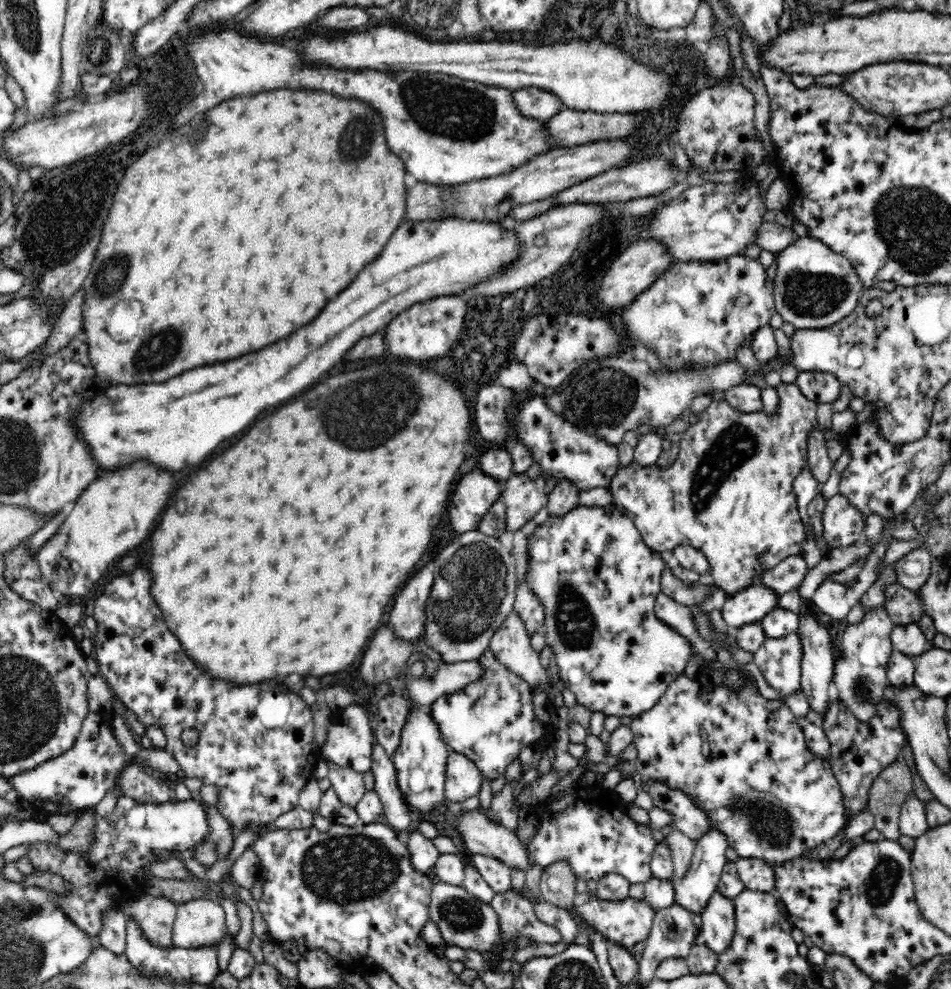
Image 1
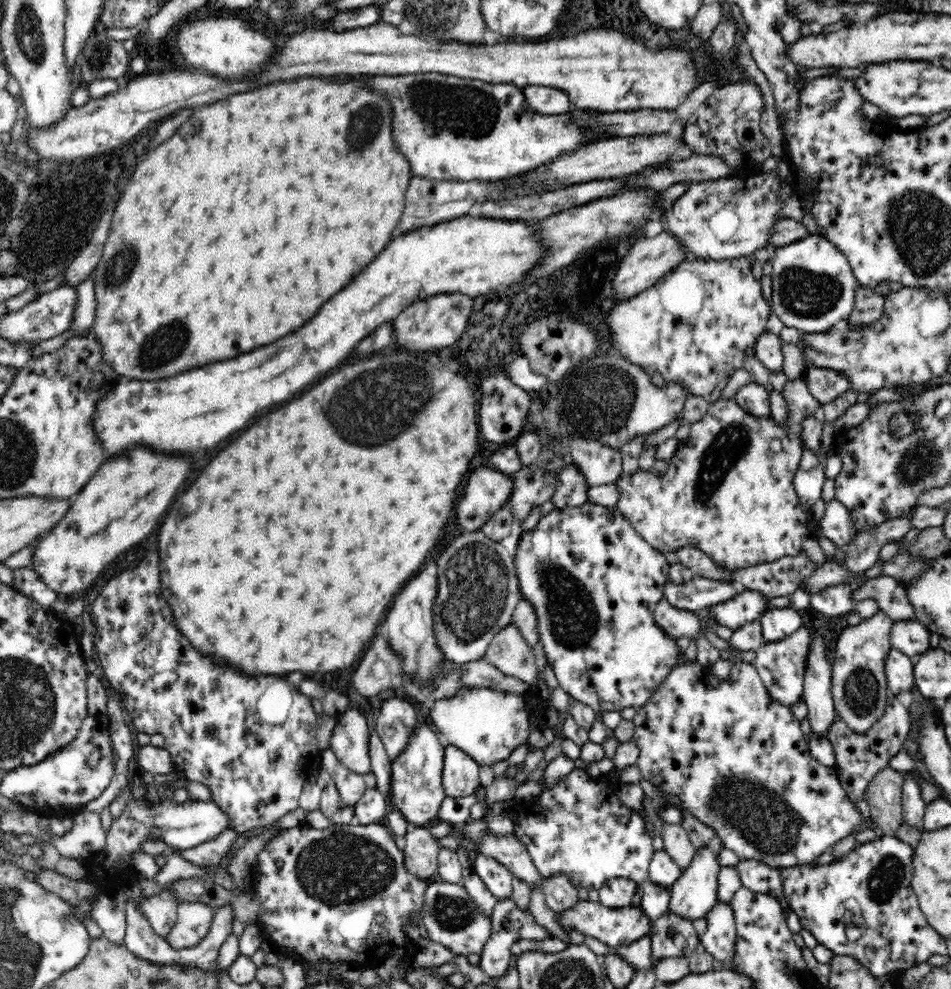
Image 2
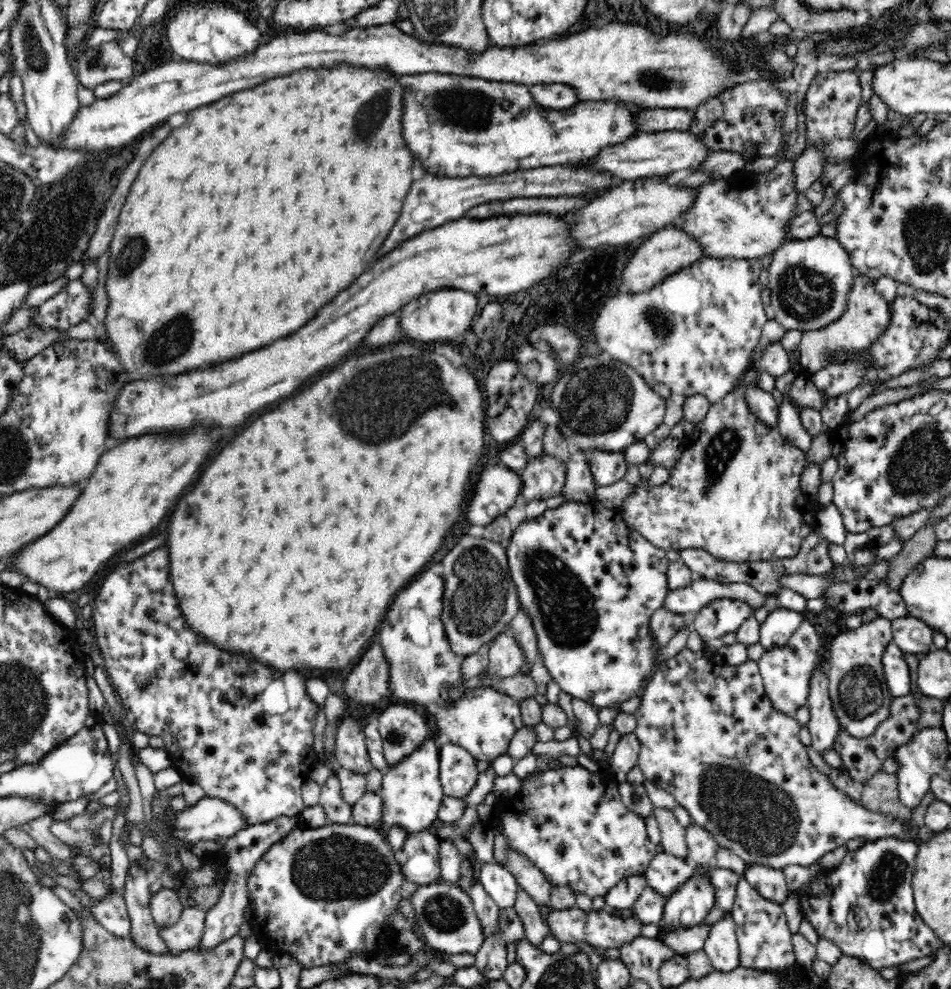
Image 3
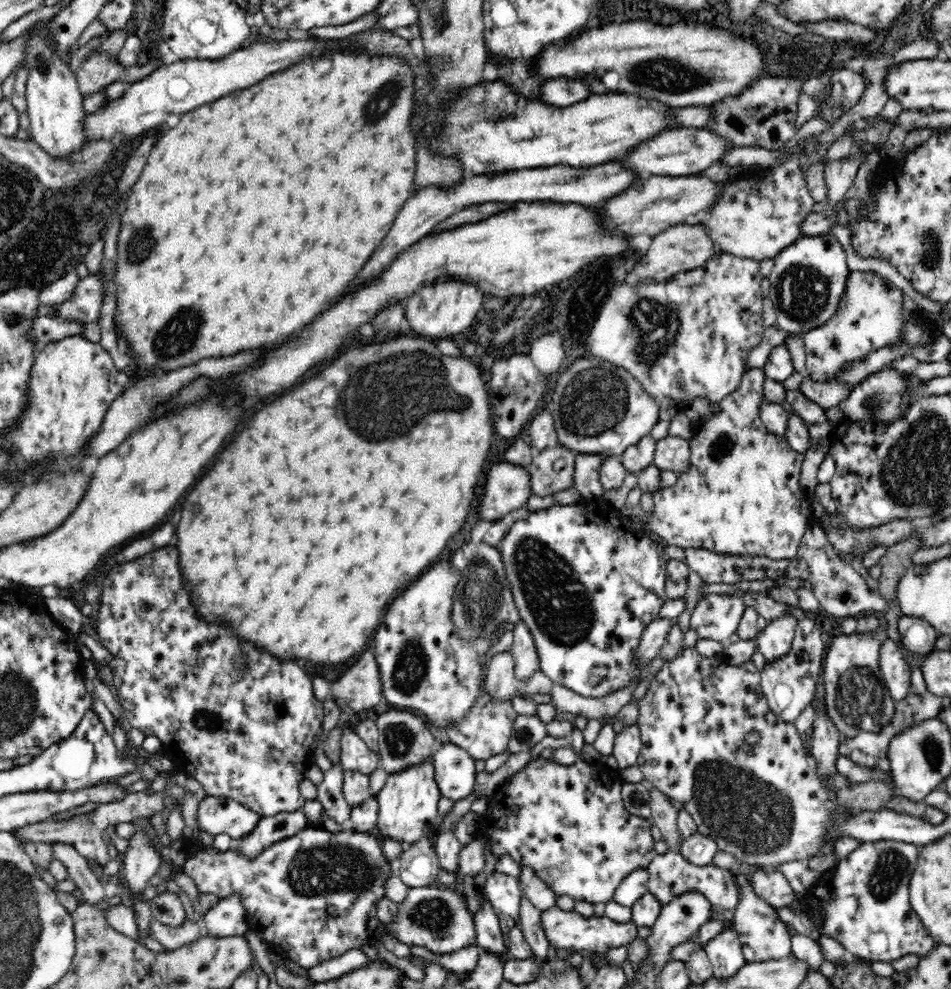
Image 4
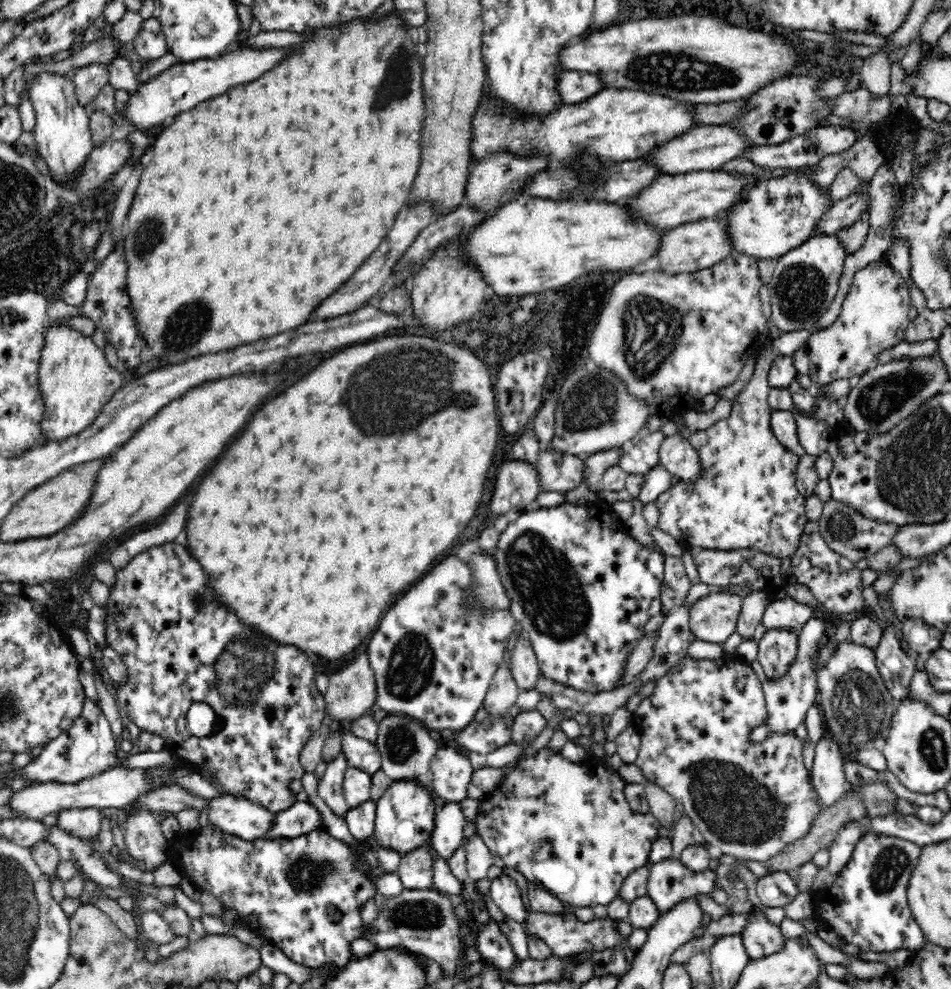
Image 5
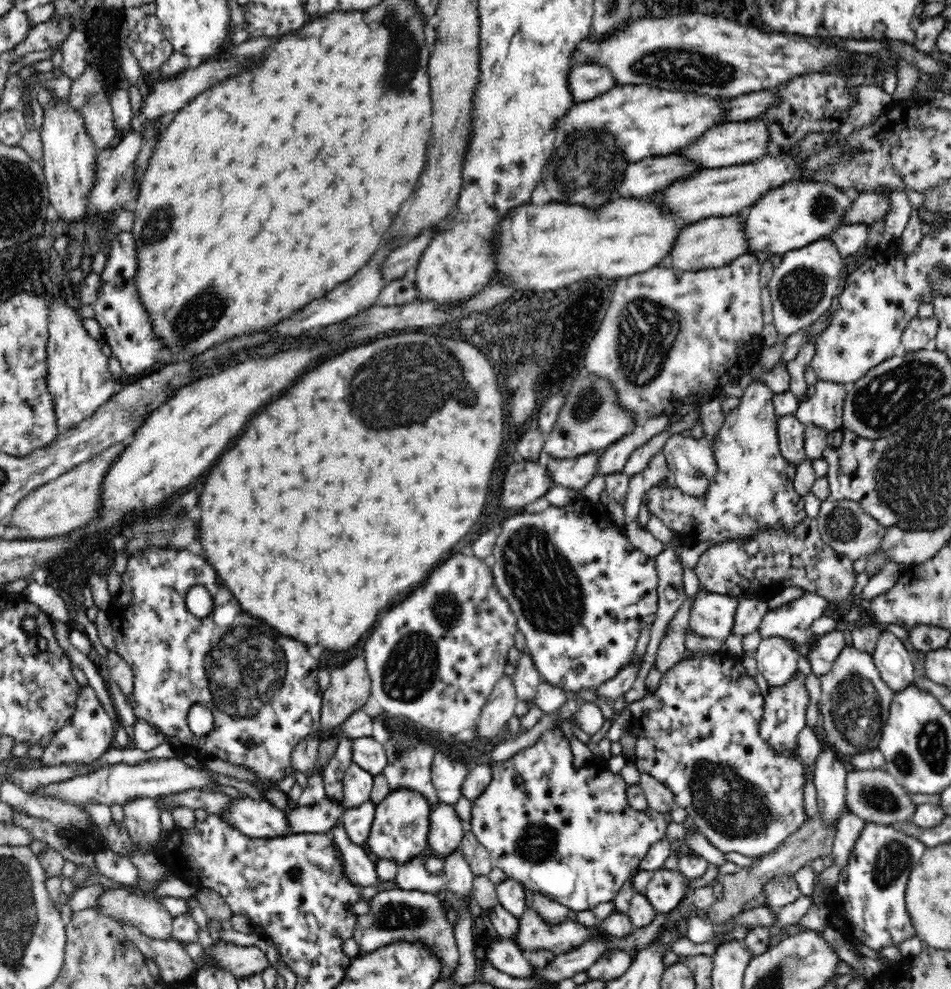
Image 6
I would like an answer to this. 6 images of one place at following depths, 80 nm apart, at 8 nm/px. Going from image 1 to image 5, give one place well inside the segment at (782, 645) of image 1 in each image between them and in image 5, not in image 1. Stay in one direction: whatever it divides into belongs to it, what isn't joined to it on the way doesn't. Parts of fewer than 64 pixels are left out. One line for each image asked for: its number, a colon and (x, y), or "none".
2: (781, 664)
3: (785, 670)
4: (789, 683)
5: (788, 699)

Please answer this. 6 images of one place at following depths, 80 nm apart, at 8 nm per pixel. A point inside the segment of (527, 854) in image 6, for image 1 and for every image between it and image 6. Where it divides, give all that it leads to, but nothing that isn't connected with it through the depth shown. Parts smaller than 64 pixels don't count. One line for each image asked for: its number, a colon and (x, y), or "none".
1: (589, 828)
2: (580, 827)
3: (573, 826)
4: (571, 827)
5: (571, 833)

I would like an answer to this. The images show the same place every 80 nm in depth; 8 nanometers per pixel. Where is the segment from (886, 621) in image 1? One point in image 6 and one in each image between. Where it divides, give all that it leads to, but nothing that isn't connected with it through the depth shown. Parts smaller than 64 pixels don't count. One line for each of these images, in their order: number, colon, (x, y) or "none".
2: (859, 686)
3: (861, 699)
4: (856, 697)
5: (856, 705)
6: (854, 703)

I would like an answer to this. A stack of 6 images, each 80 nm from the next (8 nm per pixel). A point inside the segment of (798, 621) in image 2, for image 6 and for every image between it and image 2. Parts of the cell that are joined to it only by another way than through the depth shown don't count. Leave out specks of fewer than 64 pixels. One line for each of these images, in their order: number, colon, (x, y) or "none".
3: (780, 624)
4: (775, 639)
5: (777, 649)
6: (777, 658)

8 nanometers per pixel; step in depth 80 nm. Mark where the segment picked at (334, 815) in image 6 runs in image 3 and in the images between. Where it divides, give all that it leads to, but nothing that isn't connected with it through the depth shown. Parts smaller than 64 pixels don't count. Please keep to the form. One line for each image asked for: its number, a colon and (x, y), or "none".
3: (241, 852)
4: (269, 830)
5: (301, 818)

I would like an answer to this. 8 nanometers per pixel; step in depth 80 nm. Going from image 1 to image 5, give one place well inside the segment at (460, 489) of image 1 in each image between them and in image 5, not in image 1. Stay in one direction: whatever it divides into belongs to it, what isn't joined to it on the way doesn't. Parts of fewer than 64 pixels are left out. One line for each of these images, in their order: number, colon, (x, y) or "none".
2: (486, 490)
3: (498, 487)
4: (507, 488)
5: (516, 485)

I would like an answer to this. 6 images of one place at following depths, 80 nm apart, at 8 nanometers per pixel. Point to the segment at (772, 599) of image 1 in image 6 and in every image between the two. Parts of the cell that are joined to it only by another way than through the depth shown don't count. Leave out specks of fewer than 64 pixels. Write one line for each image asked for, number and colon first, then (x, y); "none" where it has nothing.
2: (748, 605)
3: (721, 616)
4: (716, 617)
5: (713, 618)
6: (712, 615)

